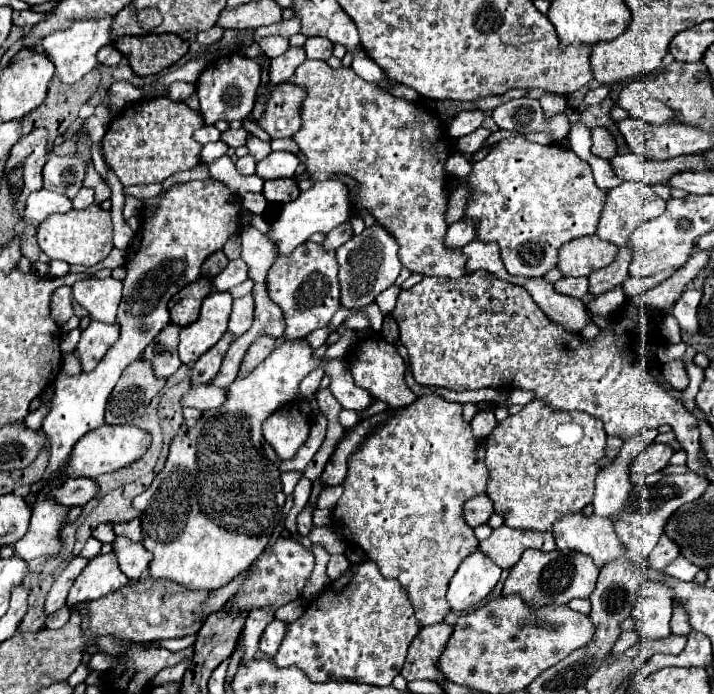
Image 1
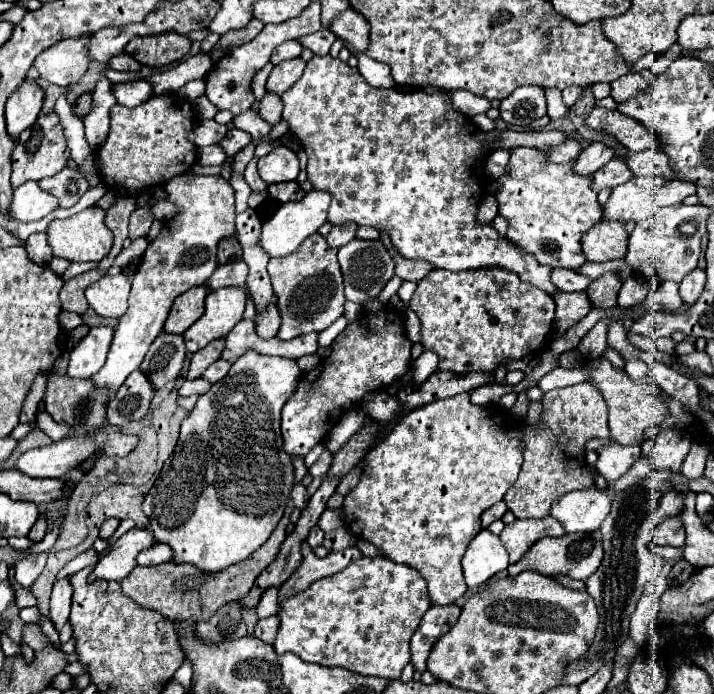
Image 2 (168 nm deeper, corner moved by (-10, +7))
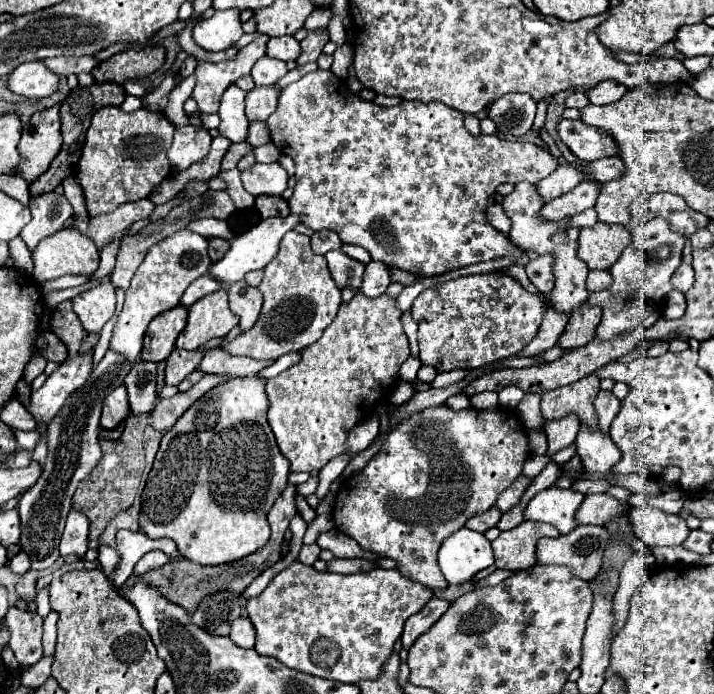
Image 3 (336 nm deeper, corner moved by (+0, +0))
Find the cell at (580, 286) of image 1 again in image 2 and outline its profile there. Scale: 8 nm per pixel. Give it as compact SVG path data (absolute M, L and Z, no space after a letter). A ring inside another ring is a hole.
M554 268L552 270L552 282L558 286L558 290L562 292L584 292L588 288L588 284L592 282L592 278L582 276L578 272L572 270L564 270L564 268Z

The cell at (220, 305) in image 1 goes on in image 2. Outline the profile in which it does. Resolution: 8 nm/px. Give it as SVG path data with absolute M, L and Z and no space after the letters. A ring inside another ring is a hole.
M220 288L212 290L206 296L206 312L198 318L186 332L186 348L188 352L198 352L212 340L224 338L234 324L242 318L246 304L246 290L244 288Z

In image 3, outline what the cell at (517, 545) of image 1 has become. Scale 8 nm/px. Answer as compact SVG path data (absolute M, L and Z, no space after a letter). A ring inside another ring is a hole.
M522 521L518 527L502 531L492 541L498 569L522 571L536 565L536 543L540 537L558 537L558 529L546 523Z

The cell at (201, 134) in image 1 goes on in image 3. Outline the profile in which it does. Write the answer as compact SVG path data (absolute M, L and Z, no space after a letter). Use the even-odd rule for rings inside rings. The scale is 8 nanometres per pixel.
M180 127L174 133L174 143L168 151L168 159L176 171L188 169L192 163L204 159L210 151L212 137L204 127Z

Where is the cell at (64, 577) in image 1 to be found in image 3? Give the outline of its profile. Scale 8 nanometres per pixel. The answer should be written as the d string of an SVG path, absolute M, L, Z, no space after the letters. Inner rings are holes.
M52 611L46 621L44 621L44 635L42 635L42 649L44 649L44 657L54 655L54 645L56 645L56 619L58 615Z

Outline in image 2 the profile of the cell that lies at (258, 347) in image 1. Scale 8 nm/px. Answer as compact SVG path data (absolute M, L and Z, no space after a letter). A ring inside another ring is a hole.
M270 304L268 310L260 314L258 324L256 324L256 332L260 338L270 340L270 338L276 338L278 328L280 328L280 314L278 314L278 308L274 304Z

